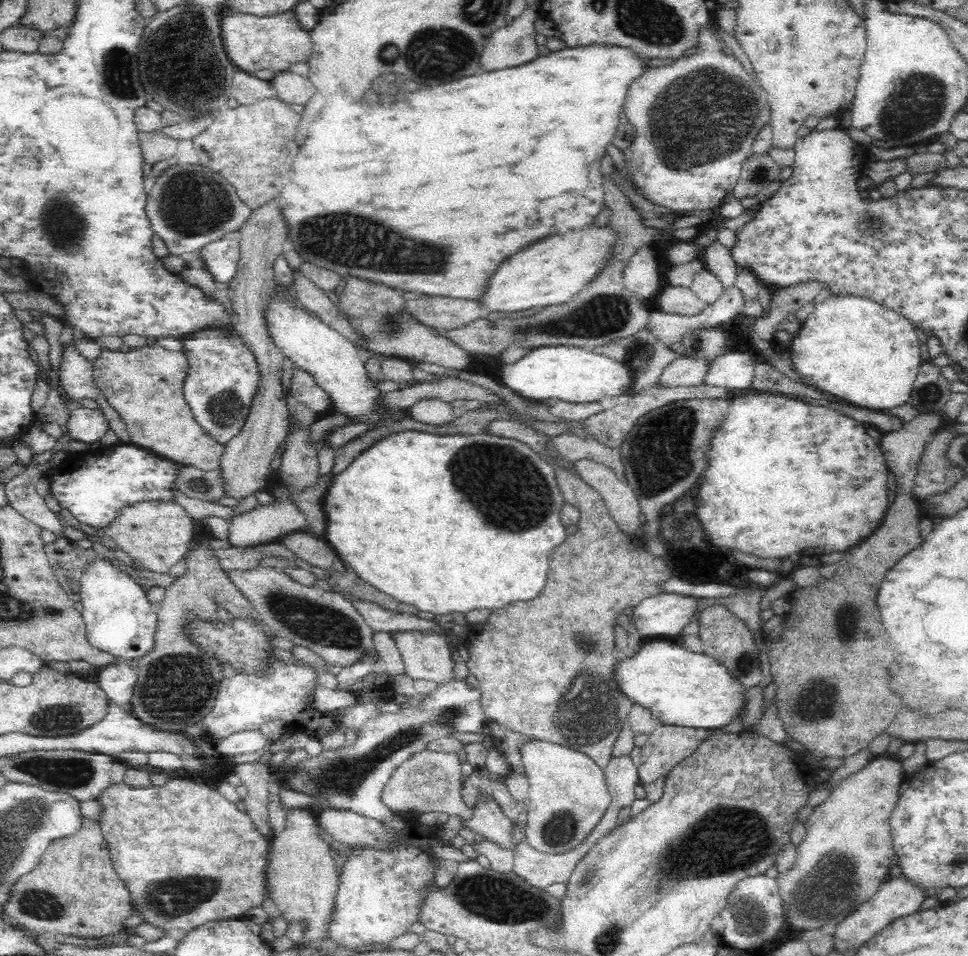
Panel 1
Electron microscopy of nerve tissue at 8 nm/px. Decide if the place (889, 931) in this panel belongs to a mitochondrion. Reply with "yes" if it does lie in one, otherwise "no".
no

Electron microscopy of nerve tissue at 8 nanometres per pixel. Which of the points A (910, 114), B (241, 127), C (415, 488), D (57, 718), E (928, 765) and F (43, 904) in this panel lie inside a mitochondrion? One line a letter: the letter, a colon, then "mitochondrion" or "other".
A: mitochondrion
B: other
C: other
D: mitochondrion
E: other
F: mitochondrion

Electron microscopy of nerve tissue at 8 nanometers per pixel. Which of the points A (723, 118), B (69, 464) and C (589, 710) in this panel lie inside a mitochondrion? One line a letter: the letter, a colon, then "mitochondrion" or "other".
A: mitochondrion
B: other
C: mitochondrion

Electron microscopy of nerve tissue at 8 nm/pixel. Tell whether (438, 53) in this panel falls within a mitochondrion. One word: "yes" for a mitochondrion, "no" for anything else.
yes

